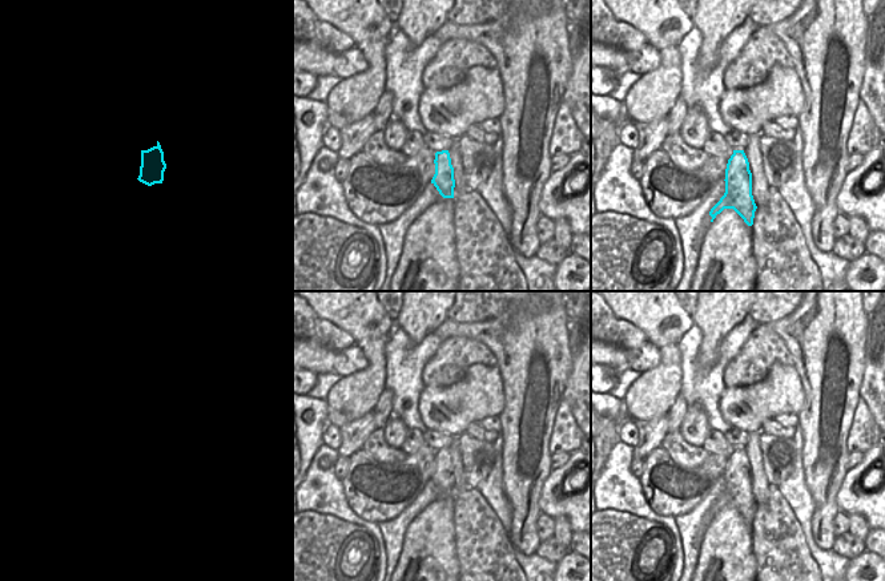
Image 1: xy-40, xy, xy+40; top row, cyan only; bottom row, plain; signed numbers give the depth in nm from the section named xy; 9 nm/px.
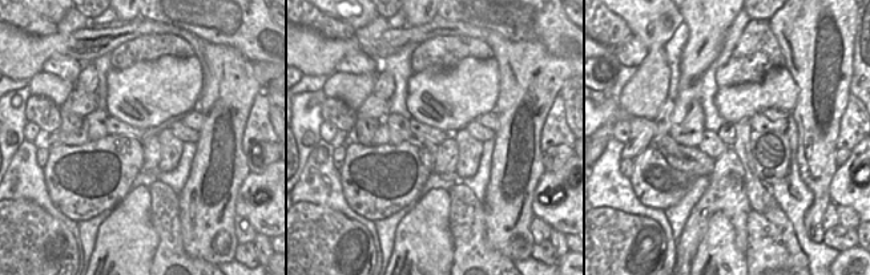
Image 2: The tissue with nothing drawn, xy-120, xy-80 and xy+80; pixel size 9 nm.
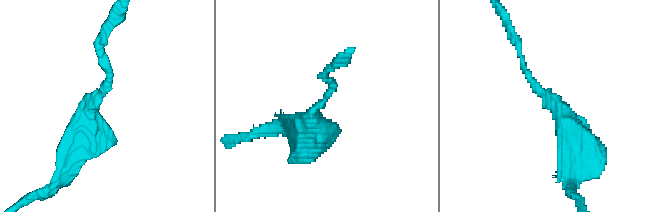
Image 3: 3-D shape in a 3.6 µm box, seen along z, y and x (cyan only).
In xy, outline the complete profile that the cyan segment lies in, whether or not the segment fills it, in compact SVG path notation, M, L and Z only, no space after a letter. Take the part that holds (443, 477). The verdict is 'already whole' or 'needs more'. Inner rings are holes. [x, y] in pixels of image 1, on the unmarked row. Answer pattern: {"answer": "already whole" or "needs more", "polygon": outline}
{"answer": "already whole", "polygon": "M448 448L437 449L434 461L435 472L431 481L443 496L454 496L455 477Z"}

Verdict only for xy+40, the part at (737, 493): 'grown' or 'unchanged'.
unchanged

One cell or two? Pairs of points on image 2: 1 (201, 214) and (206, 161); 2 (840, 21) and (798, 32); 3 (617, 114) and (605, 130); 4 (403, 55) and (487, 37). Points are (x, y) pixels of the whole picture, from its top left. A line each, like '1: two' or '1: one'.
1: one
2: one
3: one
4: two

